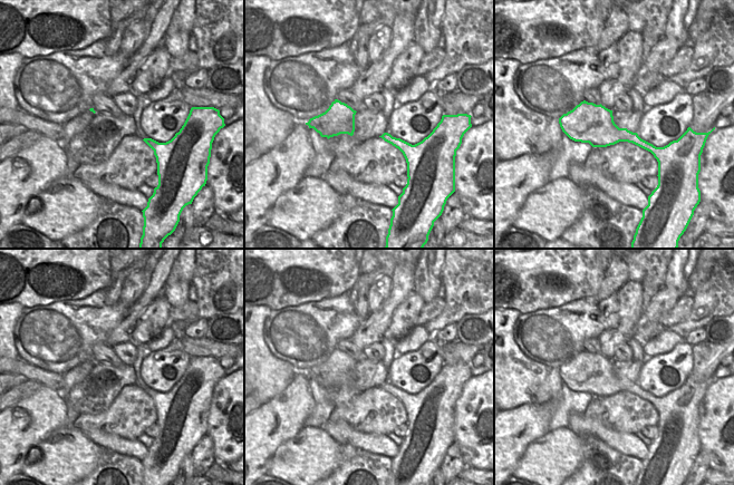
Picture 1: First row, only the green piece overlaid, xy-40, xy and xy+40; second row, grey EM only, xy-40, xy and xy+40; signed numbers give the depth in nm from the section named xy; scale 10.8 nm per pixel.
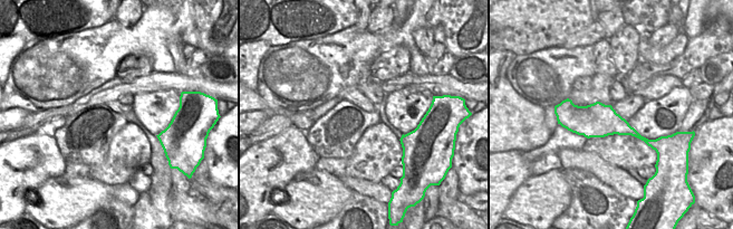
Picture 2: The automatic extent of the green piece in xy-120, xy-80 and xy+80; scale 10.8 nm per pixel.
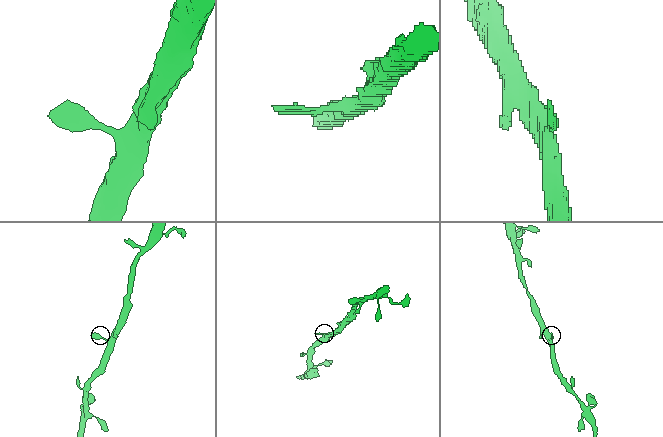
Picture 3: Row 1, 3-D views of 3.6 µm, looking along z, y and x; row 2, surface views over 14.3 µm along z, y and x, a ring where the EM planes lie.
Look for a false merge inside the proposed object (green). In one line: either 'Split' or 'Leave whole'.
Leave whole

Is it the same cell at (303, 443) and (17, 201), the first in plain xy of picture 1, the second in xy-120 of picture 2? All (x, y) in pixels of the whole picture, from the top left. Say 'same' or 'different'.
different

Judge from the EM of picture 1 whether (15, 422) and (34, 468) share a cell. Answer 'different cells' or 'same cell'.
different cells

